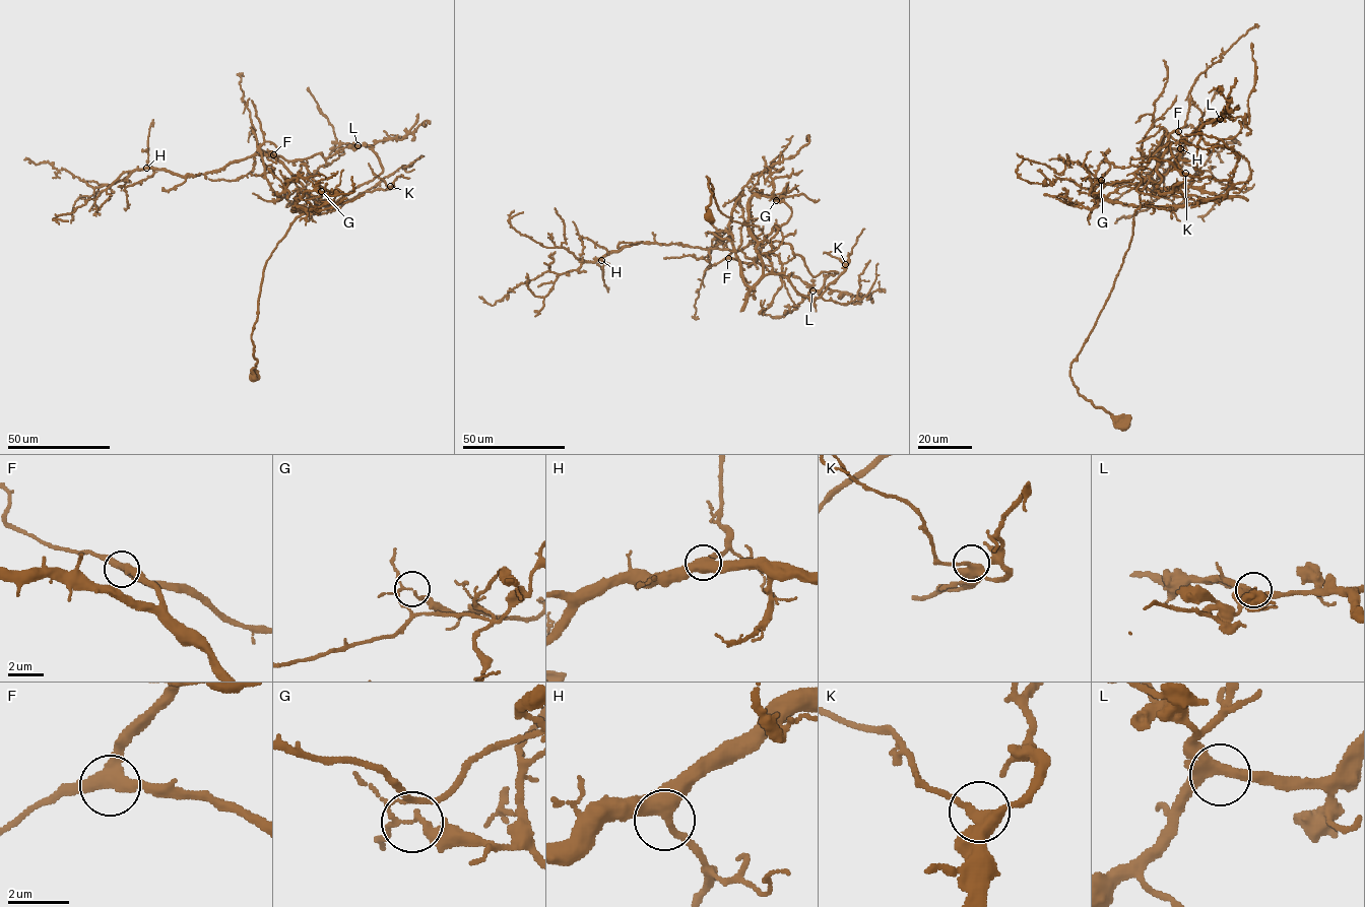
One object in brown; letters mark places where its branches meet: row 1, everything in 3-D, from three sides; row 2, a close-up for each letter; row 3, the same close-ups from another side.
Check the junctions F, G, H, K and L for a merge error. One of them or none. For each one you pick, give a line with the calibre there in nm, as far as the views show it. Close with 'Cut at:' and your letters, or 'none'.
G: 120 nm
Cut at: G

